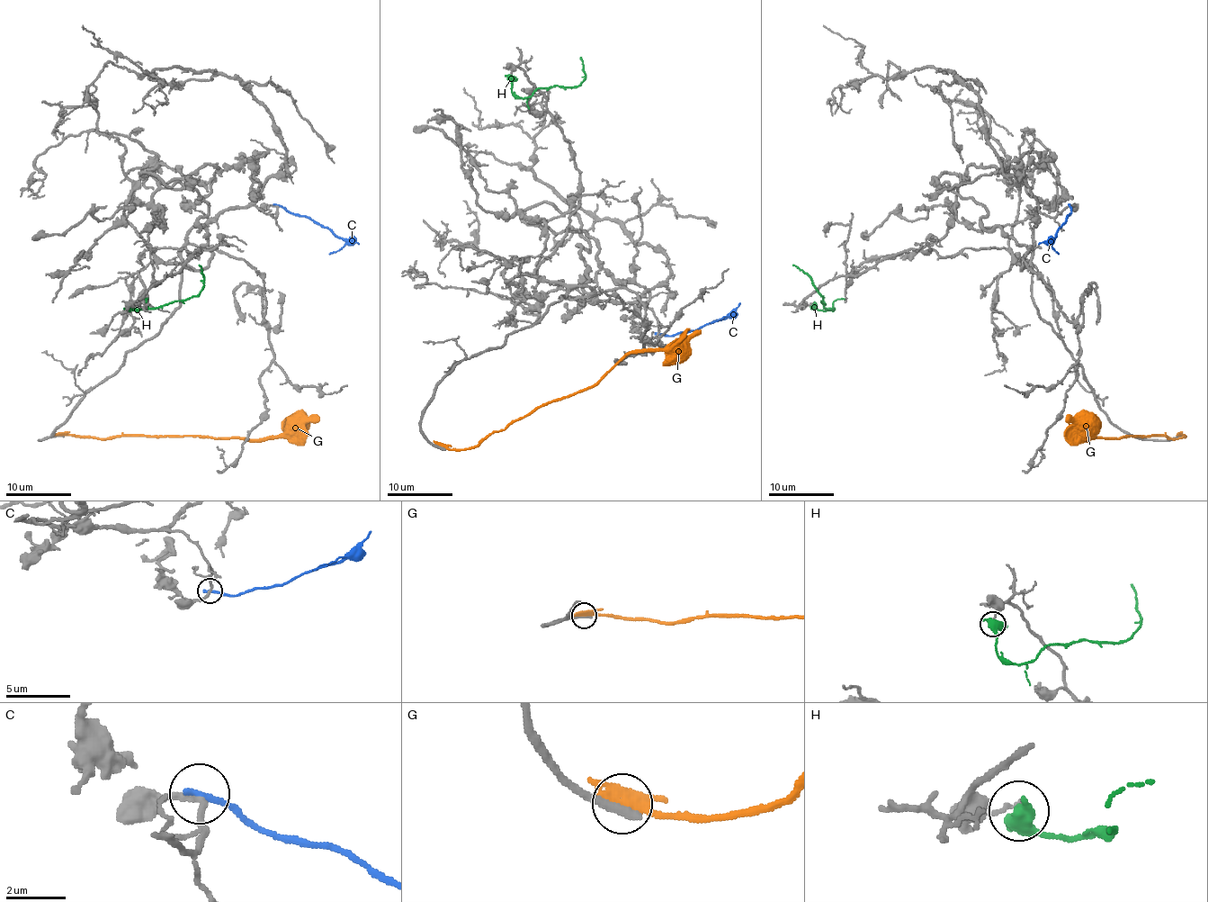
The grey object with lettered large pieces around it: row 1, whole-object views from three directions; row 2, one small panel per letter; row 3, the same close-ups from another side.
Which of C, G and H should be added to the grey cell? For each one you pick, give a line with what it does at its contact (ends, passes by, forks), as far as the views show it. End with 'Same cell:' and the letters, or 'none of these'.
Same cell: none of these

